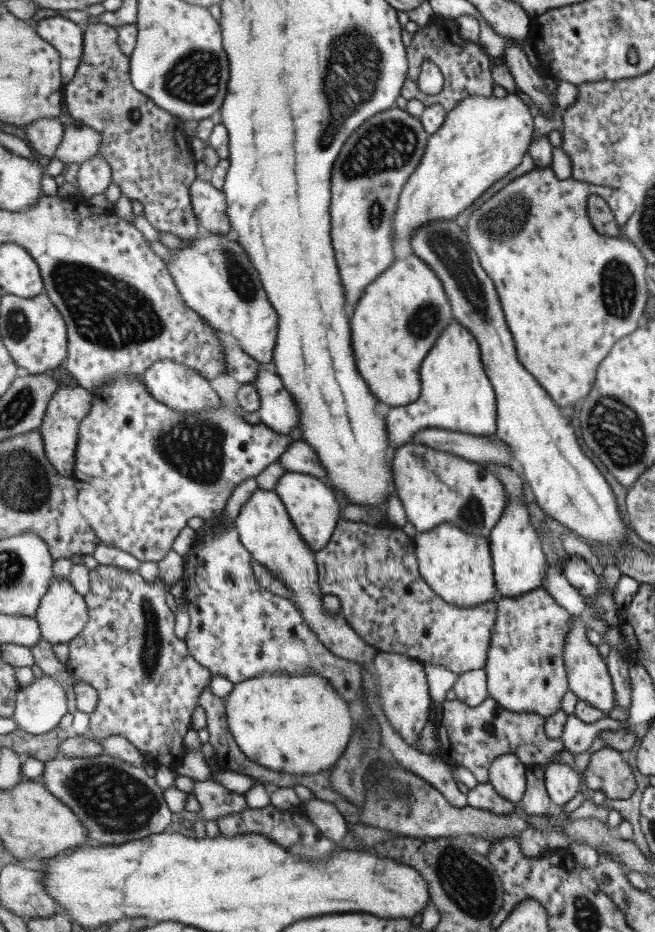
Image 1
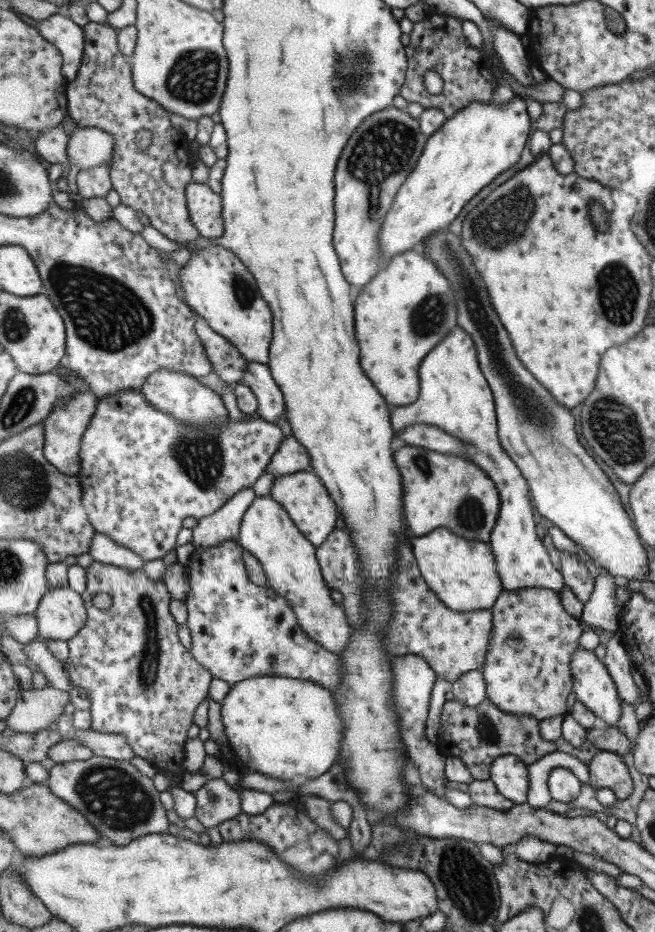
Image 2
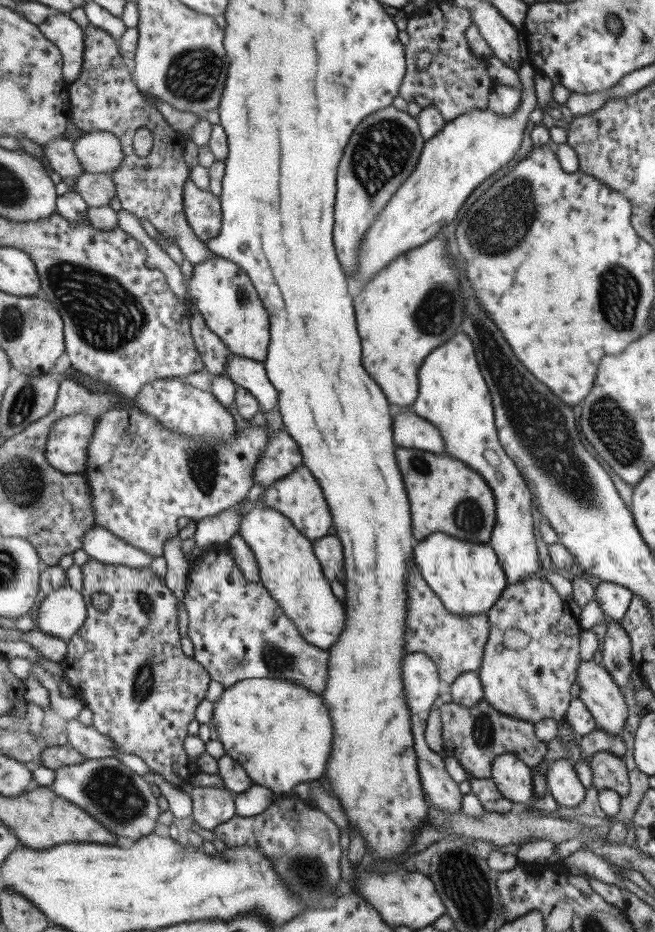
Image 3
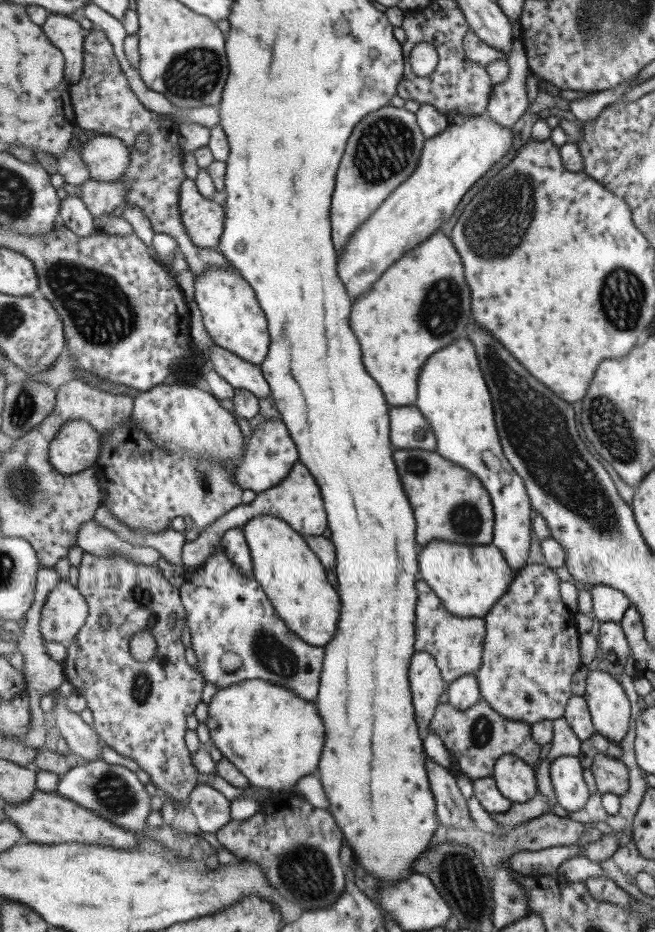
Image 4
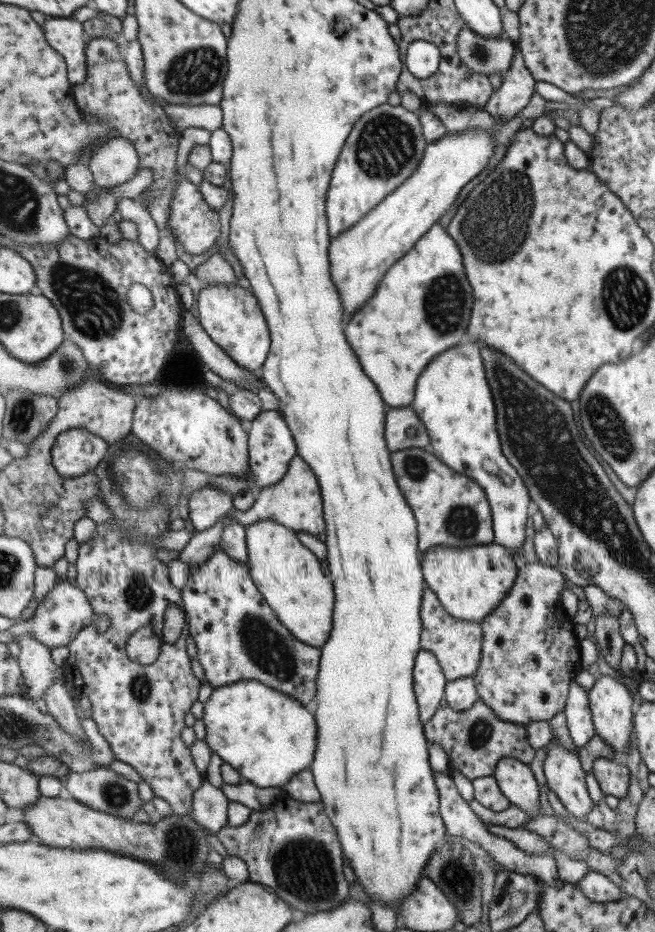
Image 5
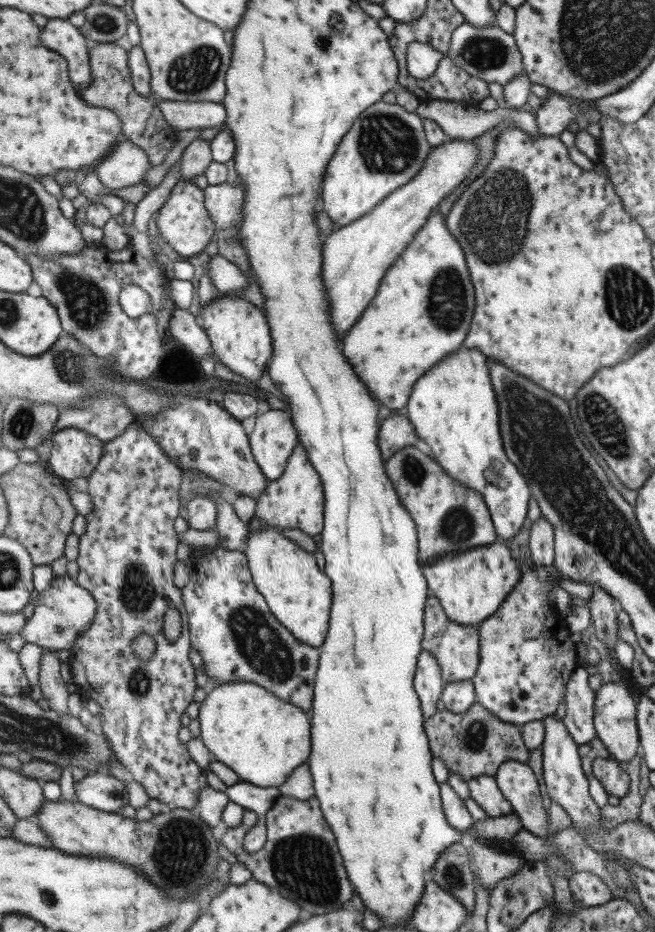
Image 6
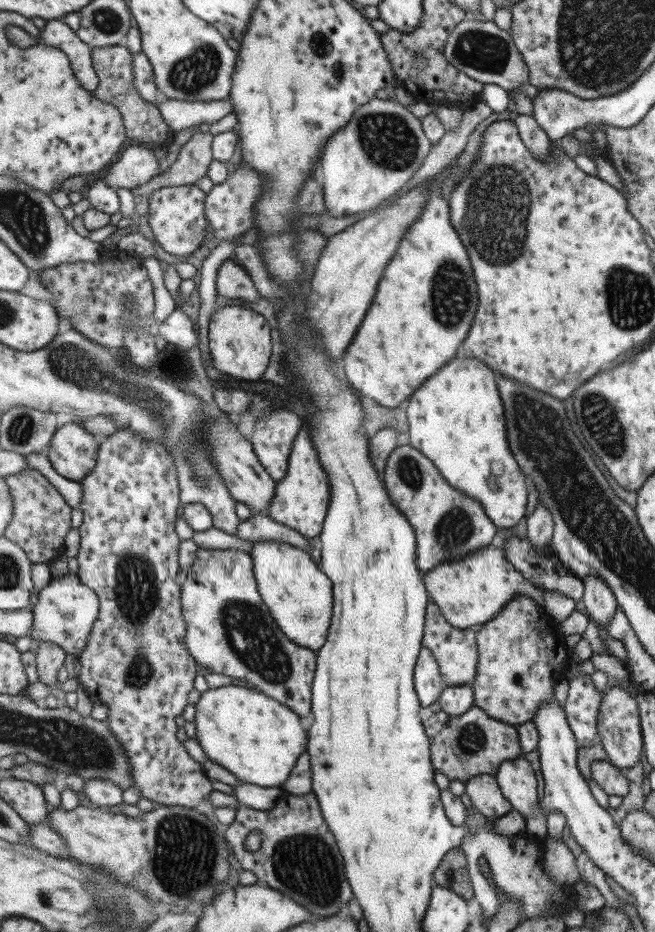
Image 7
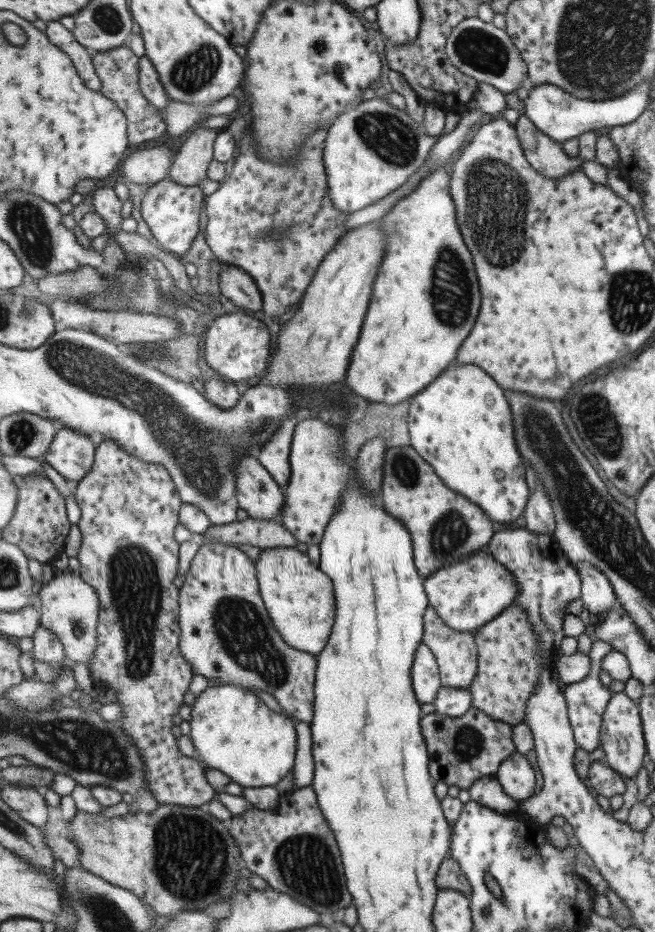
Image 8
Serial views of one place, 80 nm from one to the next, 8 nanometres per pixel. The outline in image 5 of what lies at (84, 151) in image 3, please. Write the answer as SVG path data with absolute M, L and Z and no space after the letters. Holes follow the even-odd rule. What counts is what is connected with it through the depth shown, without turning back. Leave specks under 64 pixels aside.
M113 137L96 146L89 160L99 187L121 186L135 178L142 158L136 146L125 137Z

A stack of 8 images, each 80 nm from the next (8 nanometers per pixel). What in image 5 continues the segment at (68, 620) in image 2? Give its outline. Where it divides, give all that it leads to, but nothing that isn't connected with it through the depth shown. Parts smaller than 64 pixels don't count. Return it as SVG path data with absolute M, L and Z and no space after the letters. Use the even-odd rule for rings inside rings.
M71 579L59 580L56 587L47 594L36 608L30 619L21 619L10 627L9 632L19 638L24 634L32 634L49 648L69 646L72 640L86 627L97 620L97 614L86 592Z

